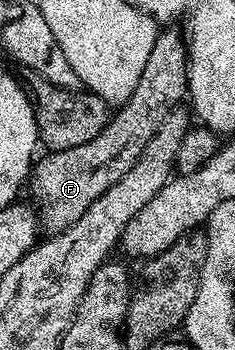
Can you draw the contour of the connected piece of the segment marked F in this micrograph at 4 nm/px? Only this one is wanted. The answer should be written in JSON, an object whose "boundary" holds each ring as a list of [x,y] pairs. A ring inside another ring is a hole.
{"boundary":[[[174,27],[167,29],[170,29],[167,33],[166,30],[159,32],[156,43],[152,43],[148,63],[144,63],[144,71],[140,71],[137,87],[111,116],[110,124],[104,127],[104,131],[100,131],[96,139],[80,147],[47,152],[47,157],[43,161],[41,158],[33,166],[28,185],[29,188],[34,188],[40,225],[47,234],[61,233],[63,229],[76,223],[76,219],[80,219],[80,215],[84,215],[84,211],[88,211],[88,207],[92,207],[92,203],[96,203],[96,199],[100,199],[100,195],[104,195],[108,187],[120,183],[120,179],[124,179],[124,175],[132,171],[136,159],[140,159],[140,151],[148,147],[152,135],[160,131],[172,110],[183,104],[188,93],[188,45],[181,32],[178,34]]]}

